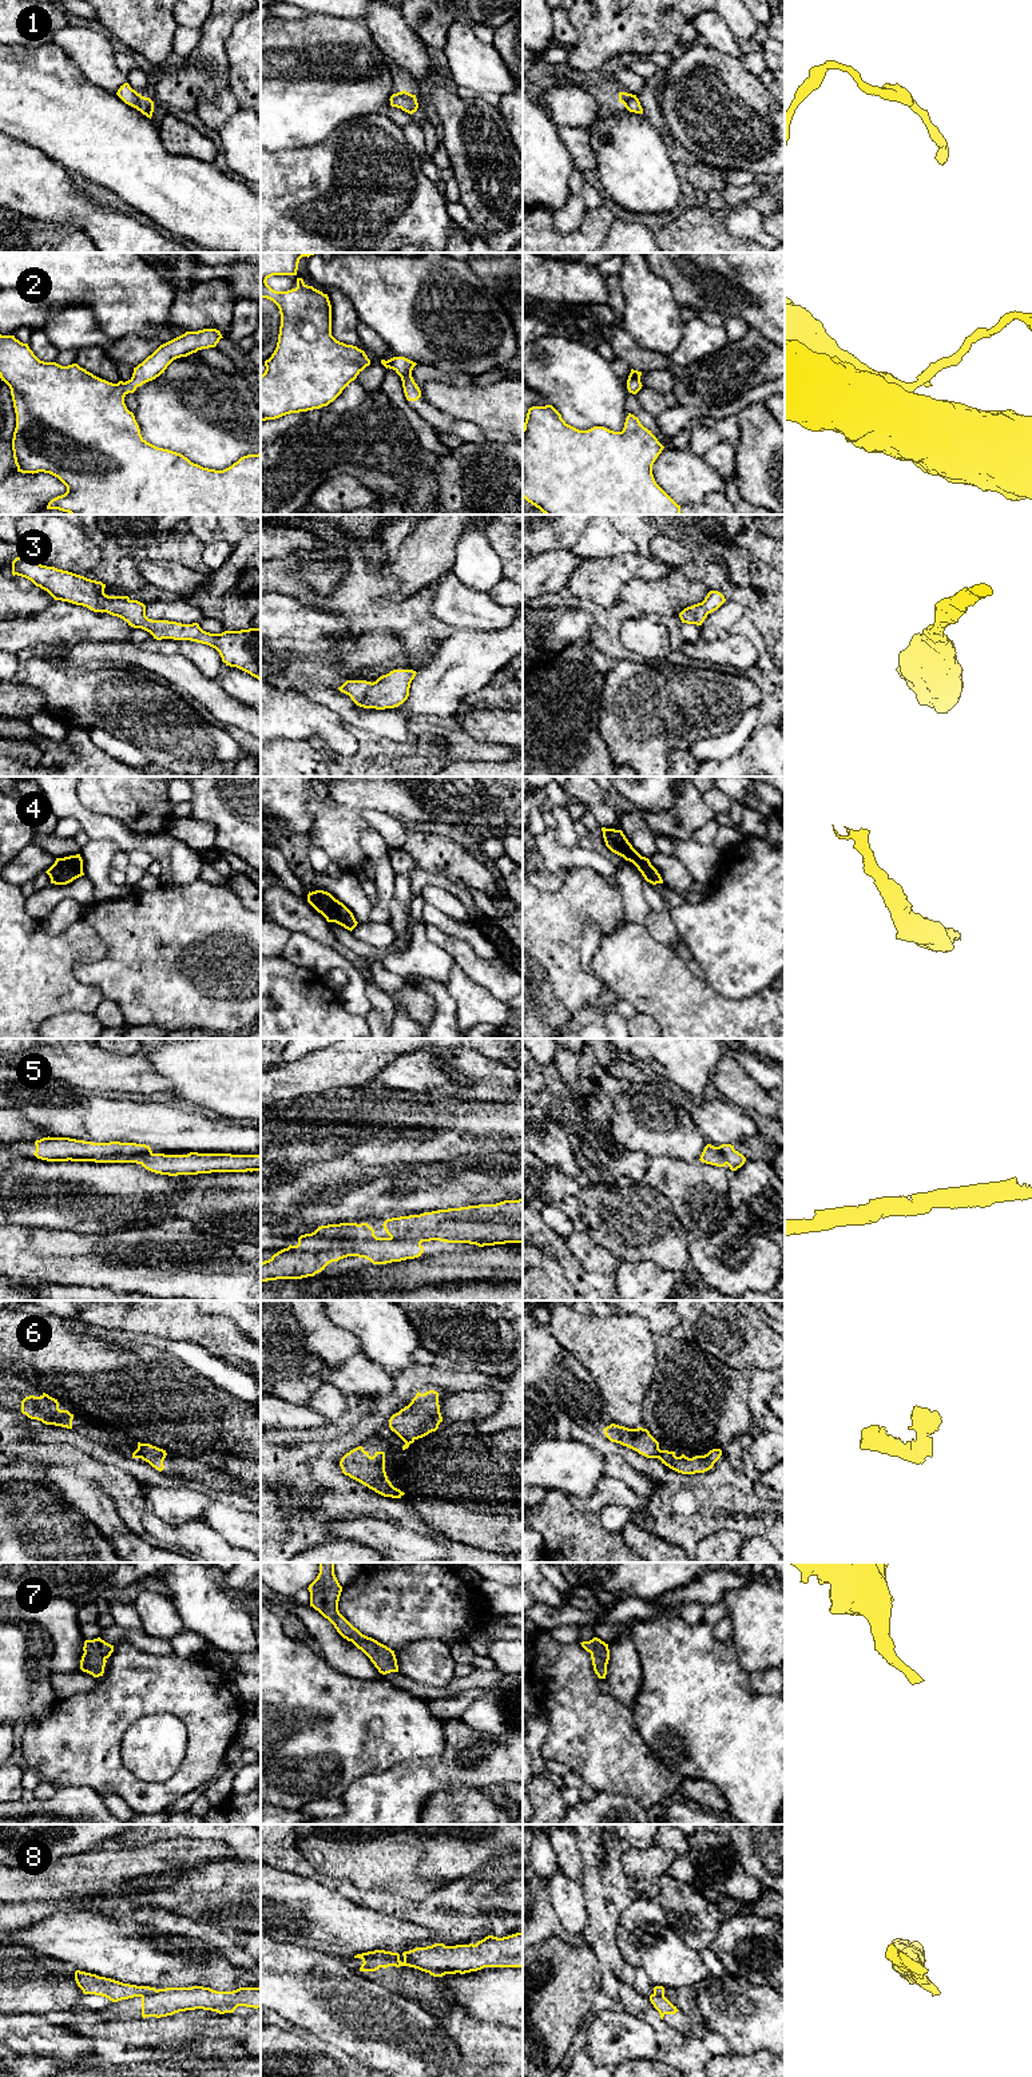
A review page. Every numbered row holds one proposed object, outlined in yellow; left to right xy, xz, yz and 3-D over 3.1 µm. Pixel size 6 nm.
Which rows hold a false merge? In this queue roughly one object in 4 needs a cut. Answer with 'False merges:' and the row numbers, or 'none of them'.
False merges: 6, 8

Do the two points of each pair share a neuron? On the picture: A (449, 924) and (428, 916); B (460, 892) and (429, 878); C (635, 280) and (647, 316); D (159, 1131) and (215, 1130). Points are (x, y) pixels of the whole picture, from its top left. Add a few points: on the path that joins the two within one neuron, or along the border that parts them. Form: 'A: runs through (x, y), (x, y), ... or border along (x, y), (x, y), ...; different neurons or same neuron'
A: runs through (444, 922), (433, 916); same neuron
B: runs through (452, 888), (437, 881); same neuron
C: runs through (640, 289), (647, 297), (647, 306); same neuron
D: runs through (173, 1130), (202, 1130); same neuron

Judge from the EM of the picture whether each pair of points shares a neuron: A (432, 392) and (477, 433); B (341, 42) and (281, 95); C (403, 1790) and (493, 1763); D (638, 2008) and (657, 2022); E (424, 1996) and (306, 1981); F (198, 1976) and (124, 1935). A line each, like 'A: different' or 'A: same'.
A: different
B: same
C: same
D: same
E: different
F: same

